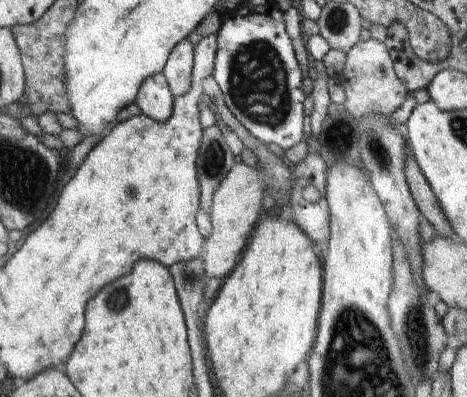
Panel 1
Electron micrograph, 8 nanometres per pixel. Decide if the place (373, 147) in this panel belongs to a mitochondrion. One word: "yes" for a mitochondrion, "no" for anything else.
yes

